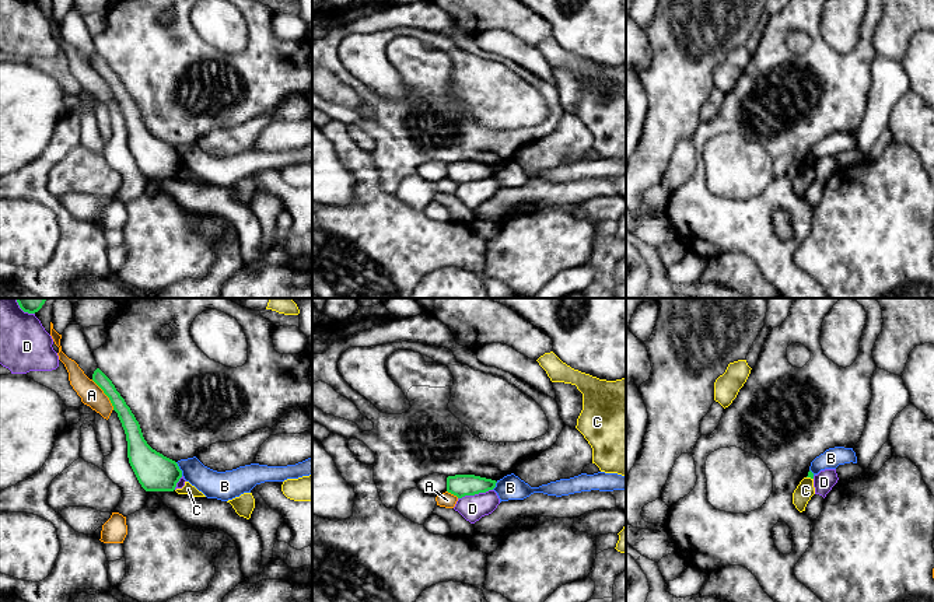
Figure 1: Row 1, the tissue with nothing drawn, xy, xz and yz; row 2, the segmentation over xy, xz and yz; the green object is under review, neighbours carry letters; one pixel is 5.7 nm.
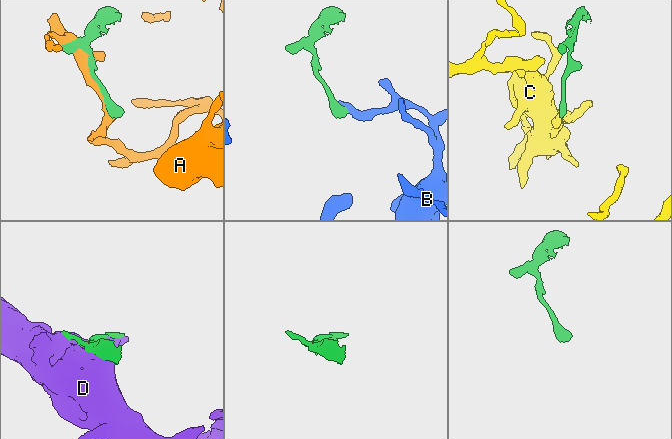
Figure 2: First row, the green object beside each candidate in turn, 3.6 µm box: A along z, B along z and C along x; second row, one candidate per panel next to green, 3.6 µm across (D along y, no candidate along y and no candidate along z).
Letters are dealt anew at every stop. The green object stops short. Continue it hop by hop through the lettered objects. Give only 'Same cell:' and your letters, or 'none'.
Same cell: none

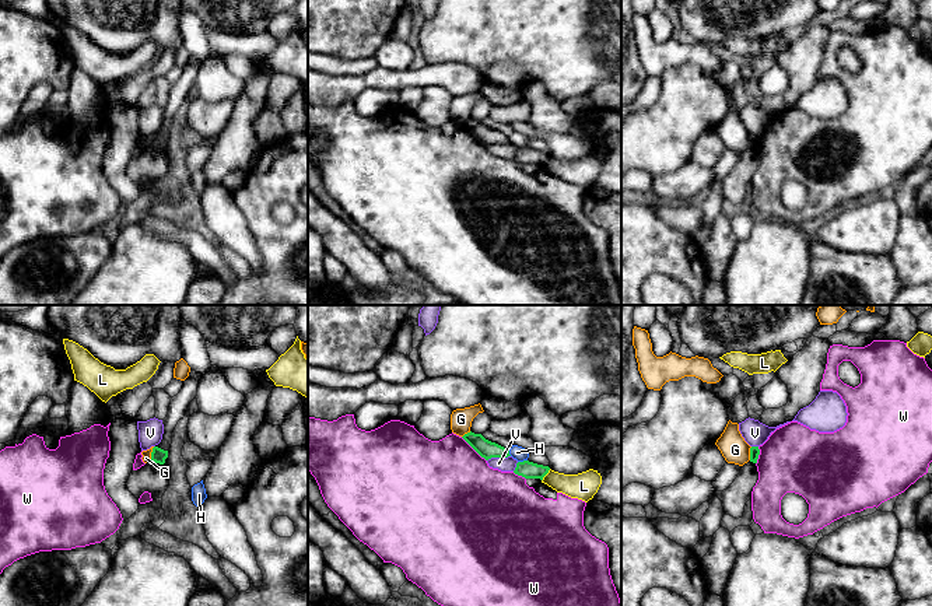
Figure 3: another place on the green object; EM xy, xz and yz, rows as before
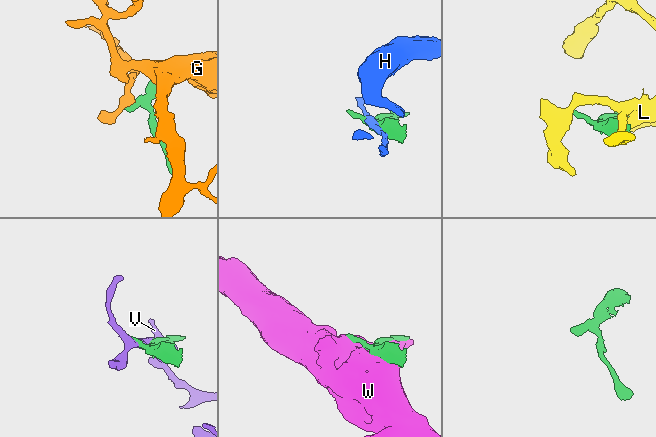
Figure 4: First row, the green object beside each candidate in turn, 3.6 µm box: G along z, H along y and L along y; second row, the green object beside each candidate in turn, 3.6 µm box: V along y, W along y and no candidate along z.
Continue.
Same cell: none

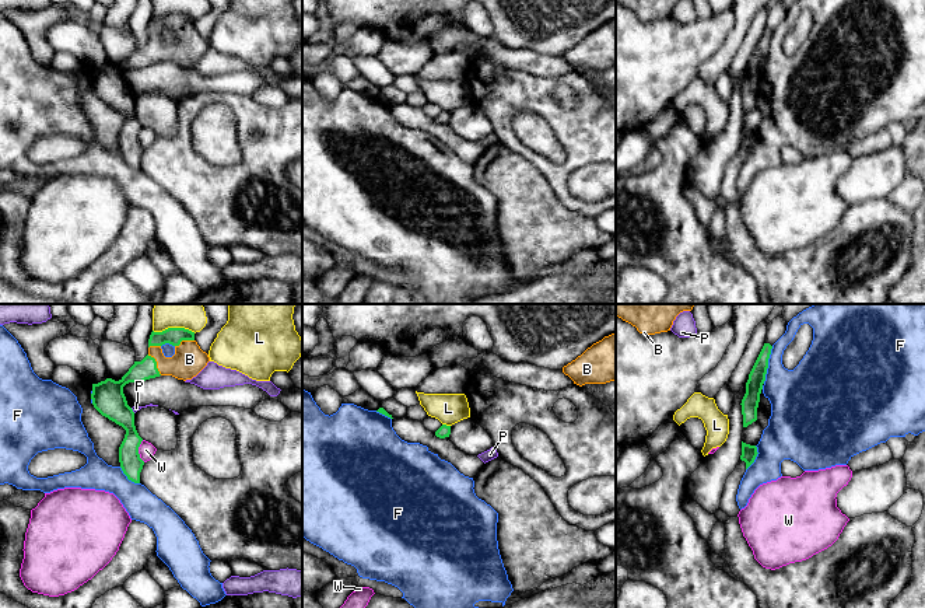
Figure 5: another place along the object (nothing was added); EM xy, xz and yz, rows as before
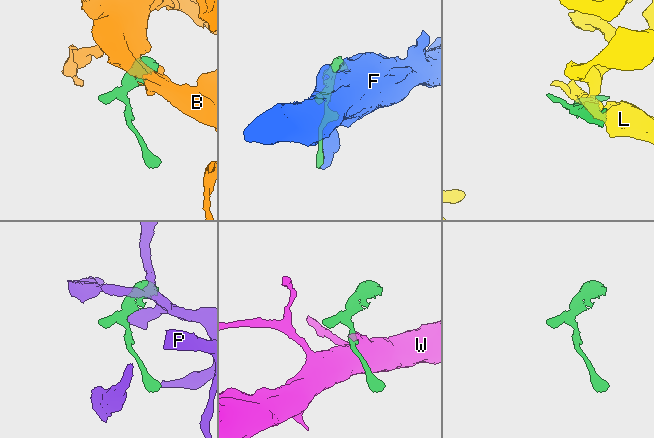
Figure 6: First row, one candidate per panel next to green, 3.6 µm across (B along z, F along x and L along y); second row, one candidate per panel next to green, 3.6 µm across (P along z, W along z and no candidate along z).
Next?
Same cell: B

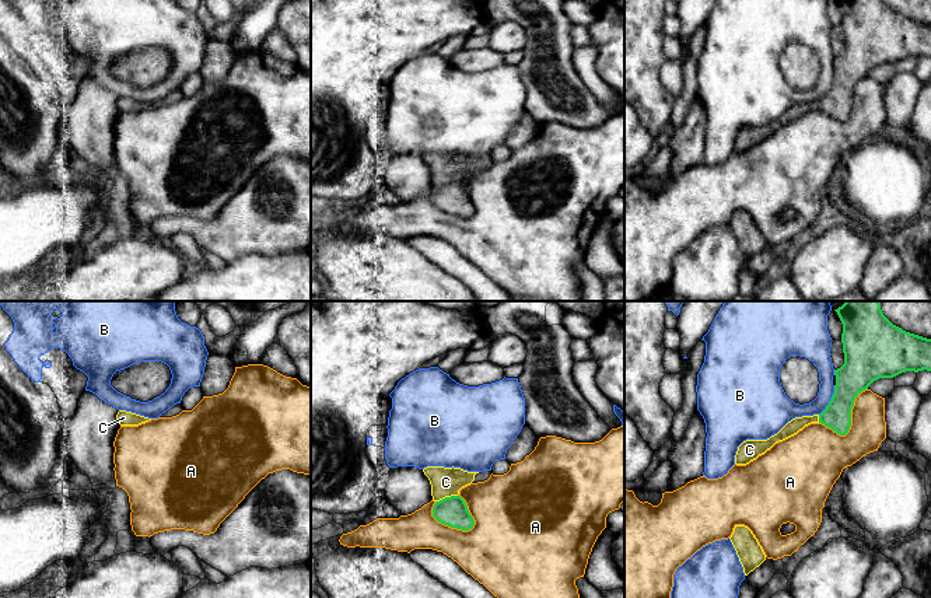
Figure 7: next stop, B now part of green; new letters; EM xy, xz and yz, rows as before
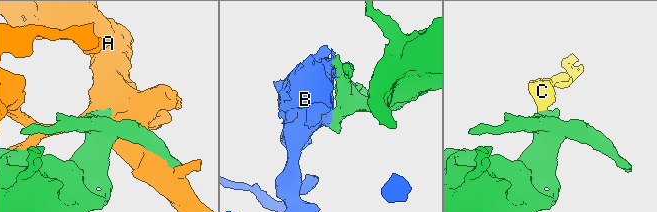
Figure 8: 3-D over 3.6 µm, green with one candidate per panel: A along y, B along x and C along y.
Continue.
Same cell: C

